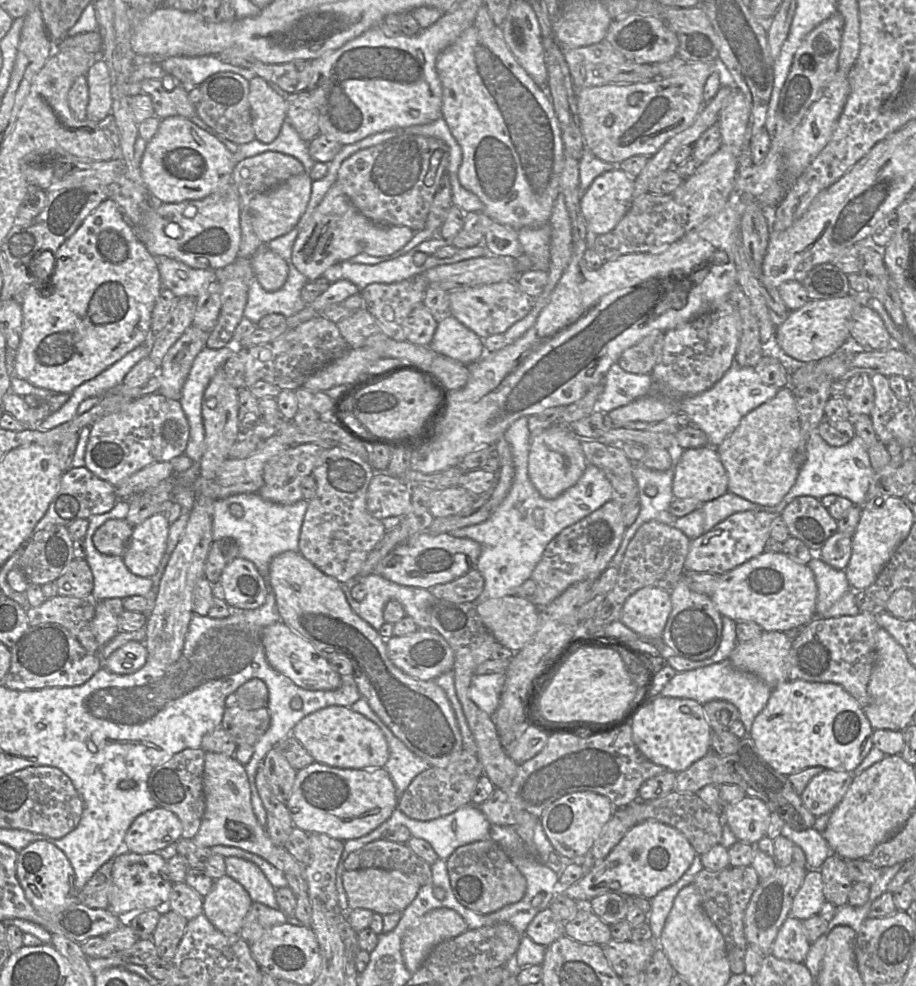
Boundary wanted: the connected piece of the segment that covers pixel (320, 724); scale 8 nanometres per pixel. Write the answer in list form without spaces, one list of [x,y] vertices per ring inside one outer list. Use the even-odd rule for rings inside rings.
[[[329,706],[307,715],[291,733],[312,755],[315,762],[343,769],[384,767],[389,758],[386,738],[377,724],[351,707]]]

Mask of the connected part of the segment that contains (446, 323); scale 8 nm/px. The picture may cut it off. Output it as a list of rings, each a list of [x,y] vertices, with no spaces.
[[[449,315],[438,322],[429,346],[438,355],[470,366],[485,355],[483,341],[454,316]]]

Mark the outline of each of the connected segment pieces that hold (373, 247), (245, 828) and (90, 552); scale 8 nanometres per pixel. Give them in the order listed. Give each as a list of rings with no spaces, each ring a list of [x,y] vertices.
[[[335,182],[296,238],[292,261],[309,281],[314,282],[332,265],[349,260],[357,254],[365,253],[376,257],[391,255],[404,247],[414,233],[415,231],[406,226],[373,223],[358,211],[340,184]]]
[[[206,752],[204,761],[205,812],[197,834],[192,838],[198,846],[217,845],[241,848],[256,854],[281,870],[284,874],[303,876],[303,868],[283,846],[275,845],[265,827],[261,826],[253,811],[251,790],[243,766],[234,756]]]
[[[119,500],[114,507],[104,514],[94,515],[89,518],[89,526],[87,533],[84,537],[86,561],[91,569],[94,587],[92,595],[98,601],[104,601],[106,599],[113,598],[127,598],[130,596],[146,596],[152,589],[153,581],[149,578],[143,578],[131,573],[123,562],[123,557],[109,556],[100,553],[94,546],[93,536],[96,530],[109,519],[126,519],[129,511],[129,501]]]

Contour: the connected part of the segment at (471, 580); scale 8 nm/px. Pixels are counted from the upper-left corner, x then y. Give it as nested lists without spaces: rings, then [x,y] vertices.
[[[477,568],[445,584],[438,584],[429,590],[435,598],[452,603],[473,602],[482,593],[485,580]]]

